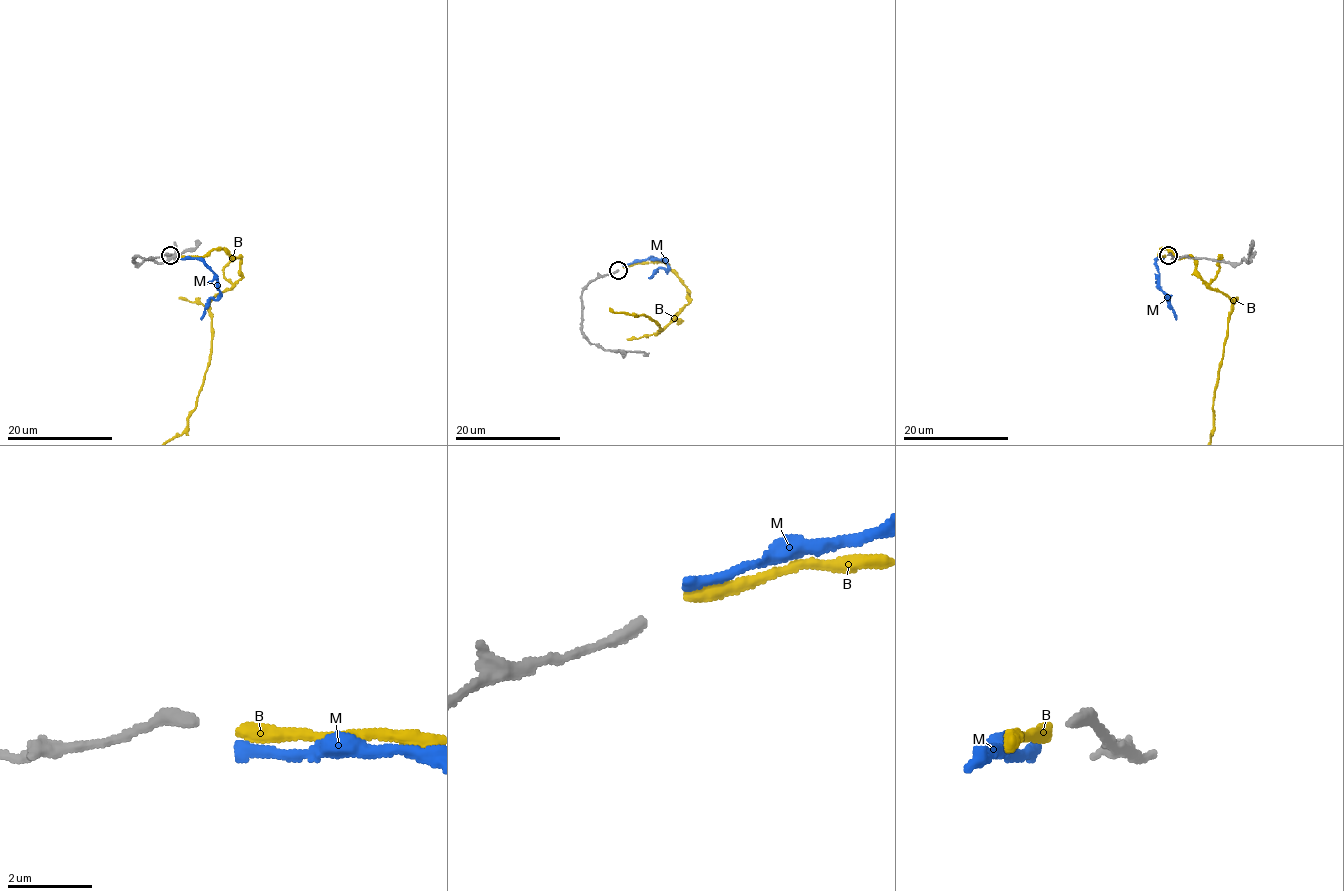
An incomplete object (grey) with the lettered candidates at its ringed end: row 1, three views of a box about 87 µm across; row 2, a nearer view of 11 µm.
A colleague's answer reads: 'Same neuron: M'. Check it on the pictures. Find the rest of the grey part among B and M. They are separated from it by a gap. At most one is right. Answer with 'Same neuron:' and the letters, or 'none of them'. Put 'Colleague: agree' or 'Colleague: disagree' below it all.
Same neuron: B
Colleague: disagree

